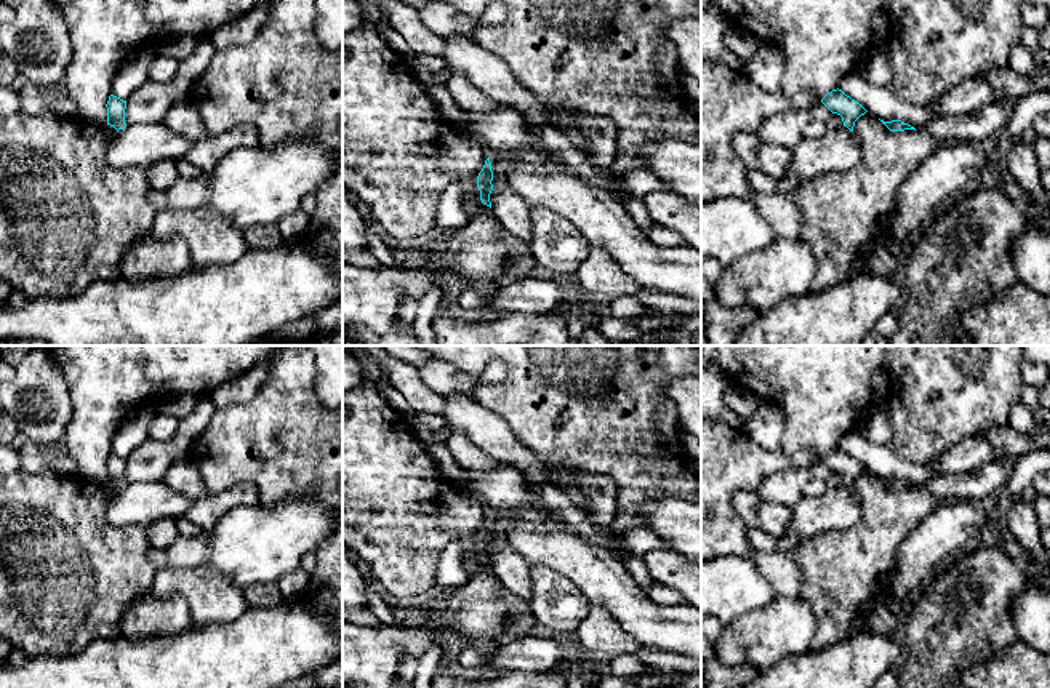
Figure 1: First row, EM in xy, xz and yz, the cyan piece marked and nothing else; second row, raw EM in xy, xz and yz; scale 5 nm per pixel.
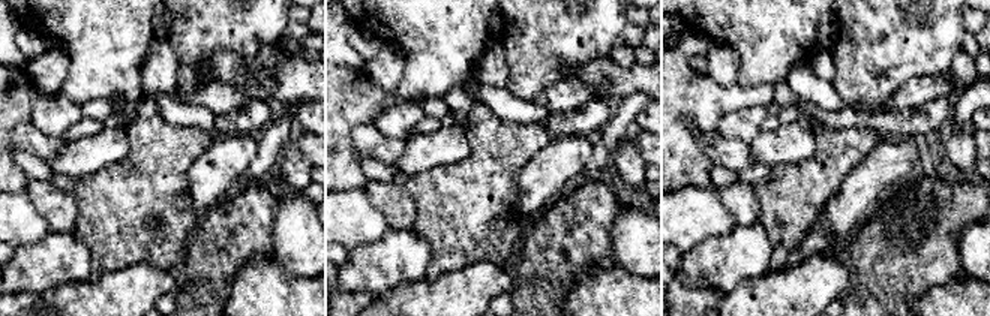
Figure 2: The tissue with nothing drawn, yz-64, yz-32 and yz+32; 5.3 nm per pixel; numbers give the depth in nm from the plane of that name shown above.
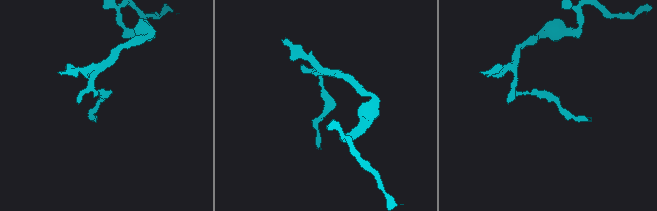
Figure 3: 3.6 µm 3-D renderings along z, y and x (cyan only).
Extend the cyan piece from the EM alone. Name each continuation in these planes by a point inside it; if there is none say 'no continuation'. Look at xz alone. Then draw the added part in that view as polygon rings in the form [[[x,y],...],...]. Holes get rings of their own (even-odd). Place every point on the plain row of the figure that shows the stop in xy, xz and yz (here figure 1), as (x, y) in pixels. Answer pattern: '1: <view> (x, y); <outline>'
1: xz (487, 615); [[[487,563],[464,586],[443,589],[443,594],[442,602],[431,608],[391,603],[399,618],[432,621],[442,634],[455,632],[482,651],[509,645],[539,629],[531,606],[506,589]]]

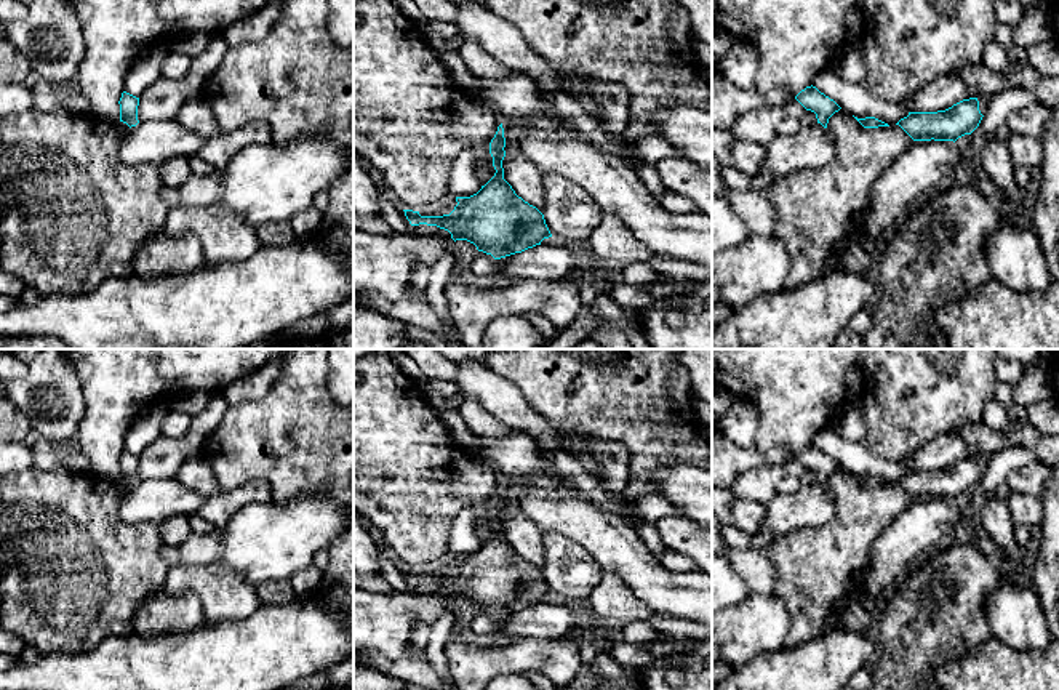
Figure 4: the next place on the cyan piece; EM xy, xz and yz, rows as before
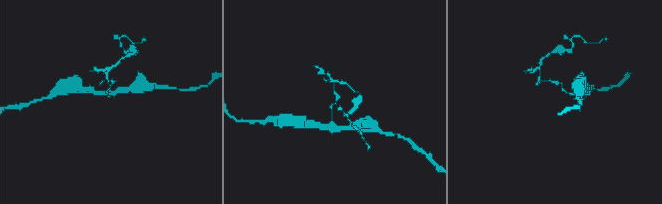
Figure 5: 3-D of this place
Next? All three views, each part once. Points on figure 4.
no continuation

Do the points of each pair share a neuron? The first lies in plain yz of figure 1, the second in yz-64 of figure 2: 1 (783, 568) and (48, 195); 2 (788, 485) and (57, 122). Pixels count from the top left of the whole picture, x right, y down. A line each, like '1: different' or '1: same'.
1: same
2: same

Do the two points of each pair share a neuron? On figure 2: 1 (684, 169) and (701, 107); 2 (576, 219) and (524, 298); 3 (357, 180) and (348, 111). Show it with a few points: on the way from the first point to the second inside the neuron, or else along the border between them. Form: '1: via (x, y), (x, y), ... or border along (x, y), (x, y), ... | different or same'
1: via (680, 152), (680, 119), (683, 116) | same
2: via (566, 238), (558, 246), (543, 279) | same
3: via (341, 163), (341, 128) | same

